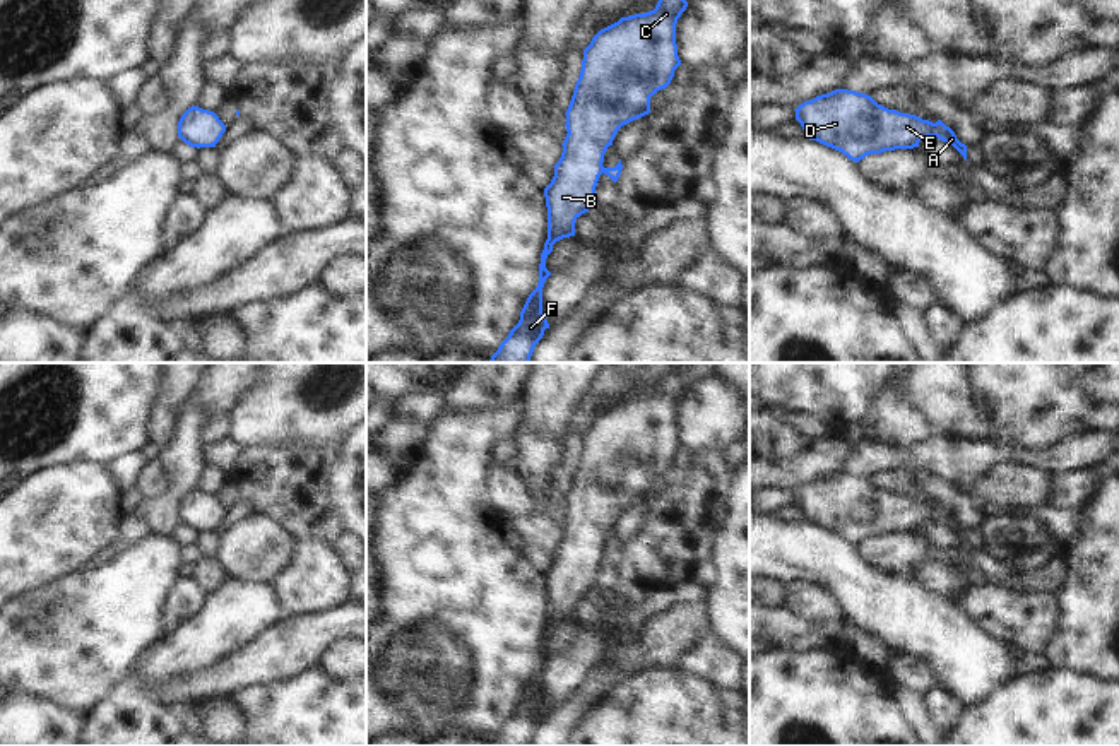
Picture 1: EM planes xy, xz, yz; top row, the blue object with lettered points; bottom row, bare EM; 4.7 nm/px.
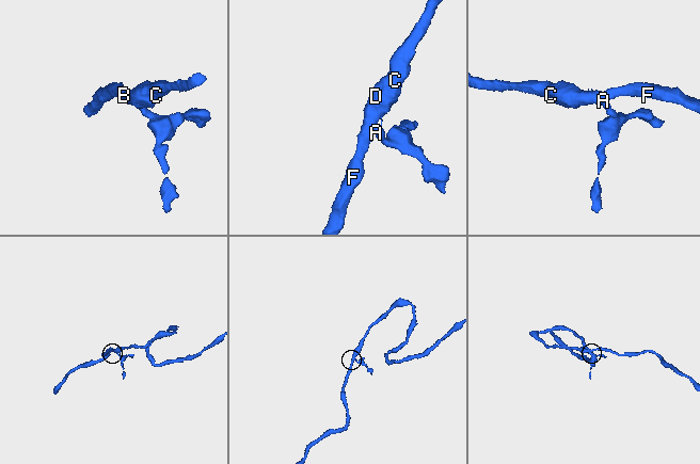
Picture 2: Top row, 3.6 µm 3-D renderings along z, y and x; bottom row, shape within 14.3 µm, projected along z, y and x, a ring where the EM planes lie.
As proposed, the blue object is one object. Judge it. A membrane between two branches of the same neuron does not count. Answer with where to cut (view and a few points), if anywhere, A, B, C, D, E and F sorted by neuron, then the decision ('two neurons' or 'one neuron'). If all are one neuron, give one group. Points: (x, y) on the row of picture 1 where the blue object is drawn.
cut in yz along (938, 122), (933, 127), (936, 136); A / B C D E F; two neurons

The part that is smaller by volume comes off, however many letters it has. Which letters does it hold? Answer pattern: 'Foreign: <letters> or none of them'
Foreign: A

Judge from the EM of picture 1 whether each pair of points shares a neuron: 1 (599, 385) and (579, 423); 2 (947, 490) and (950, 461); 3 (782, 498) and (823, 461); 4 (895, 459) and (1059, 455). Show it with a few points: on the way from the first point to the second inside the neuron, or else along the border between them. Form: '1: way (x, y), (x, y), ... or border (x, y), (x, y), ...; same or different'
1: way (594, 394), (584, 414); same
2: border (912, 473), (938, 474), (962, 490); different
3: border (767, 488), (781, 488), (793, 493); different
4: way (936, 457), (1018, 455); same

